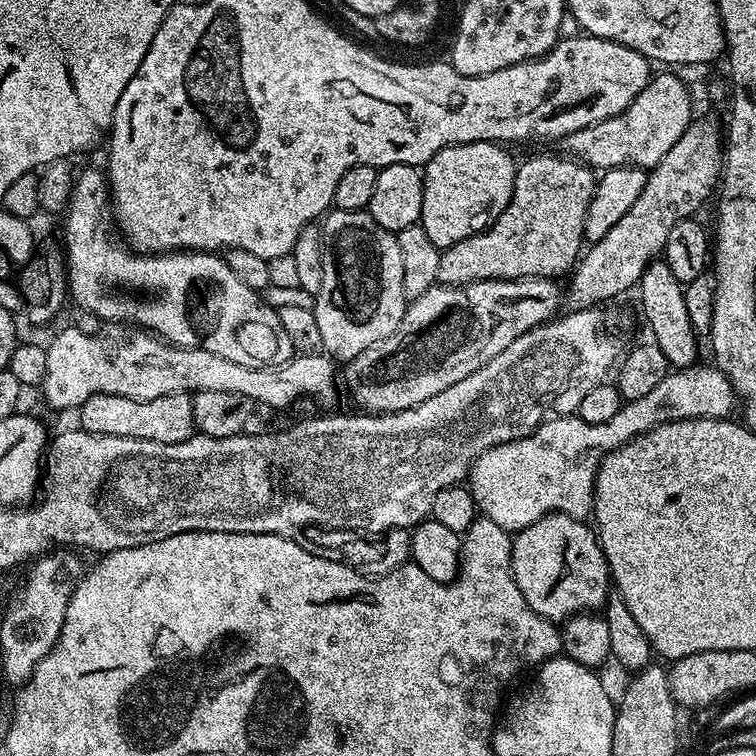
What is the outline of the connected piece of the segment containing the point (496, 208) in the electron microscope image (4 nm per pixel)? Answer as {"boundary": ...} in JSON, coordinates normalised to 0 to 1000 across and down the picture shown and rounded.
{"boundary":[[[649,185],[602,190],[579,198],[579,204],[560,218],[561,250],[554,296],[563,304],[574,325],[583,331],[601,325],[640,306],[661,287],[664,278],[669,278],[685,221],[684,213],[677,213],[671,198],[665,189]]]}

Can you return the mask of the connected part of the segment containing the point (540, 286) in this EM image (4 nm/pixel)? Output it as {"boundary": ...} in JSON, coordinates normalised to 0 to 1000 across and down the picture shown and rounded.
{"boundary":[[[705,368],[701,370],[630,370],[624,376],[583,376],[578,374],[577,380],[563,384],[563,389],[558,389],[558,394],[544,398],[534,409],[534,419],[526,431],[526,437],[521,437],[521,442],[516,442],[516,447],[505,447],[505,452],[495,452],[495,458],[489,458],[484,463],[479,463],[479,468],[474,468],[467,476],[459,478],[452,487],[452,503],[460,507],[460,519],[471,528],[472,541],[480,542],[487,548],[512,548],[515,545],[530,545],[538,540],[553,537],[558,532],[563,532],[563,526],[574,526],[574,521],[585,521],[585,516],[590,516],[595,511],[601,511],[606,505],[611,505],[611,500],[616,500],[622,495],[627,495],[638,484],[643,484],[643,479],[648,479],[653,474],[659,474],[659,468],[664,468],[664,463],[669,463],[669,458],[675,458],[675,452],[680,452],[680,447],[685,447],[690,442],[696,442],[702,434],[713,434],[716,429],[731,422],[737,417],[735,406],[743,402],[743,381],[741,381],[734,369],[730,368]]]}

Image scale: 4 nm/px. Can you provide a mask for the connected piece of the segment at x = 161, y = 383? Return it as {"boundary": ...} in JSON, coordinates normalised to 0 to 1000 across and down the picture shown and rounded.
{"boundary":[[[144,427],[128,444],[106,434],[85,434],[61,459],[58,524],[69,540],[104,541],[124,521],[156,521],[179,529],[202,529],[220,521],[294,516],[354,540],[376,540],[396,524],[414,524],[423,534],[444,529],[447,487],[429,468],[392,468],[373,484],[337,487],[304,479],[271,460],[235,460],[188,434]]]}

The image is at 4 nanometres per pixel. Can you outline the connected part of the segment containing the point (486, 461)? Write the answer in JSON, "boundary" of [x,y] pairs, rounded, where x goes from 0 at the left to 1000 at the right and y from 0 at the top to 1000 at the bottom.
{"boundary":[[[926,485],[885,491],[860,521],[821,533],[807,558],[782,561],[765,548],[735,548],[721,554],[700,577],[643,595],[626,611],[616,636],[639,687],[659,690],[673,706],[690,702],[730,677],[776,689],[784,681],[783,652],[788,649],[794,610],[806,598],[870,561],[922,556],[926,550],[955,556],[970,549],[968,507],[951,487]]]}

